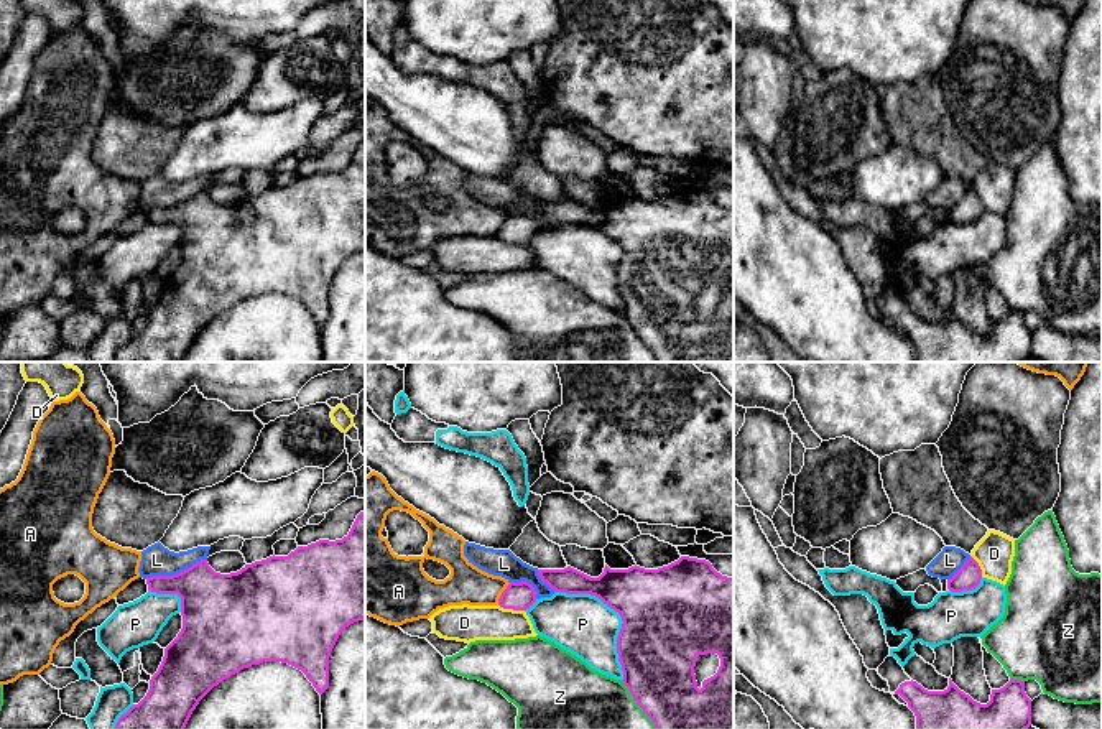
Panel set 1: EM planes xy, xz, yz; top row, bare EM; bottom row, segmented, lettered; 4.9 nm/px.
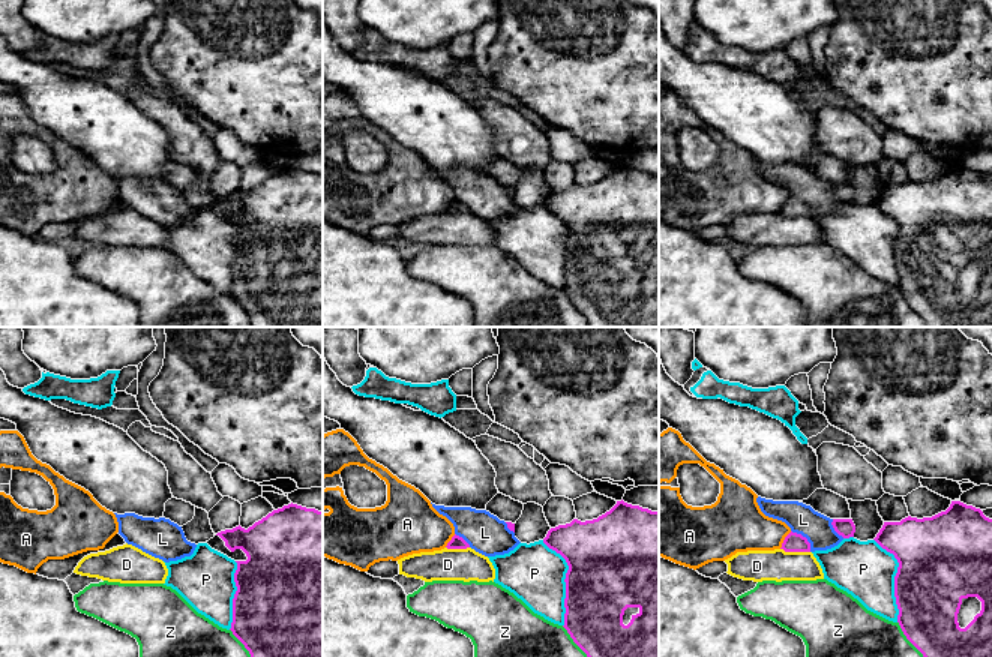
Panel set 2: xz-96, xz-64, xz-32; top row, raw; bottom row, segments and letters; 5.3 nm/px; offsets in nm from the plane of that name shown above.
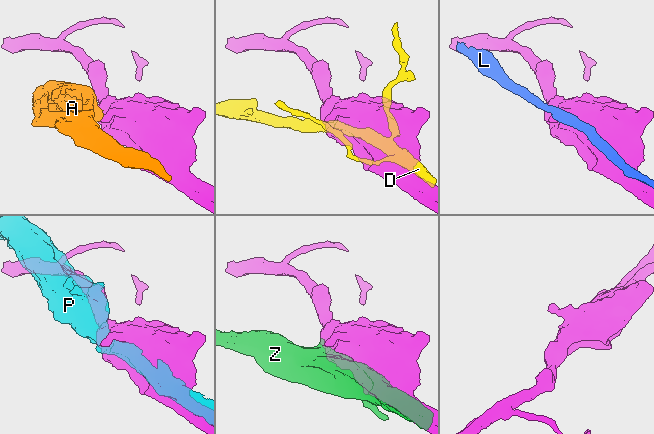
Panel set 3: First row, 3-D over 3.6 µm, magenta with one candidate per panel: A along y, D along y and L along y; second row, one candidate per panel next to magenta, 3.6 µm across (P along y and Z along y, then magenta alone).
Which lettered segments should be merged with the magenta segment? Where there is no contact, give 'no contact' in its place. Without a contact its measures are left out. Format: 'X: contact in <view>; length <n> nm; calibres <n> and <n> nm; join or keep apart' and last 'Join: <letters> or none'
A: contact in xz; length 120 nm; calibres 140 and 190 nm; keep apart
D: contact in xz; length 140 nm; calibres 140 and 180 nm; keep apart
L: contact in xy; length 320 nm; calibres 320 and 150 nm; keep apart
P: contact in xz; length 550 nm; calibres 480 and 300 nm; keep apart
Z: contact in yz; length 80 nm; calibres 260 and 420 nm; keep apart
Join: none

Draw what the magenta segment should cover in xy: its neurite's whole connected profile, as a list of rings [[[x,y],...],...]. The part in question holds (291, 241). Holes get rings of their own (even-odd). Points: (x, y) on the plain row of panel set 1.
[[[365,142],[342,171],[319,171],[298,178],[288,188],[270,188],[230,206],[215,204],[207,191],[173,207],[146,209],[148,222],[181,229],[183,260],[164,280],[163,293],[150,311],[146,327],[122,346],[117,362],[184,362],[199,332],[220,313],[263,293],[281,293],[301,301],[322,326],[329,318],[329,288],[344,263],[365,250]]]

